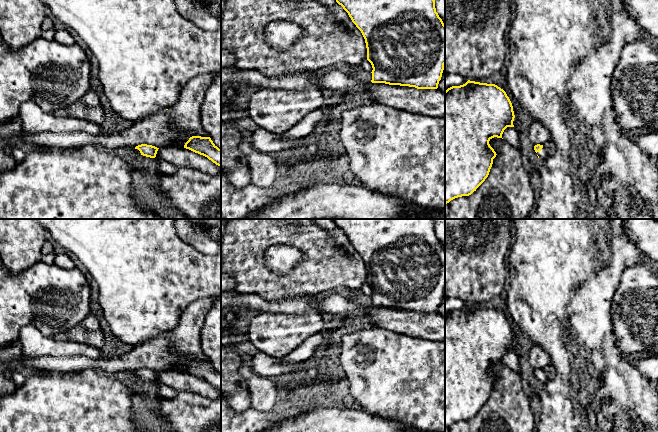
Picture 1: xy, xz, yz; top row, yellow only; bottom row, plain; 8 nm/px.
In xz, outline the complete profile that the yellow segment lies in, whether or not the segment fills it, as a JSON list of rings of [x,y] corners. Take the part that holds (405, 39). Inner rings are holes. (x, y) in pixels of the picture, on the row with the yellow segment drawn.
[[[336,0],[361,31],[372,65],[372,83],[437,89],[445,65],[445,24],[435,8],[435,0]]]

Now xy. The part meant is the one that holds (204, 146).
[[[192,136],[185,143],[184,148],[207,157],[221,167],[221,149],[213,143],[210,137]]]

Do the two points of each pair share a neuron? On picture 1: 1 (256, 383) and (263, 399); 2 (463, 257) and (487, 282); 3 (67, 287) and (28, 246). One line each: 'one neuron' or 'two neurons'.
1: one neuron
2: one neuron
3: two neurons

